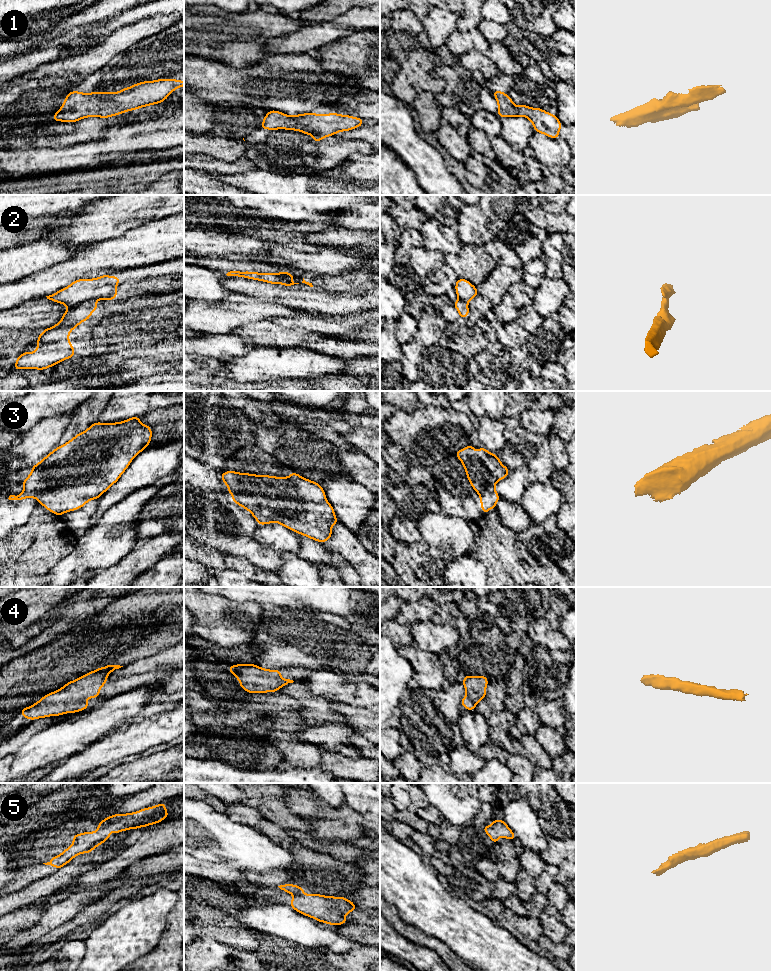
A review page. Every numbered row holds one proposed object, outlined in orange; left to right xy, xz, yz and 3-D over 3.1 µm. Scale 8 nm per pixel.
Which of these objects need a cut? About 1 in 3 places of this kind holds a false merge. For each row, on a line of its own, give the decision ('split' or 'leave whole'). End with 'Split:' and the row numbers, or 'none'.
1: leave whole
2: split
3: leave whole
4: leave whole
5: leave whole
Split: 2

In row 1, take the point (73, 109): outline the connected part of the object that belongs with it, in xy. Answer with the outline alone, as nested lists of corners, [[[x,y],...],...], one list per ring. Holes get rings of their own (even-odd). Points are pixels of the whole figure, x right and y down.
[[[158,79],[144,81],[119,92],[81,93],[71,91],[53,121],[77,122],[86,117],[108,118],[130,110],[159,104],[175,90],[184,86],[184,81]]]

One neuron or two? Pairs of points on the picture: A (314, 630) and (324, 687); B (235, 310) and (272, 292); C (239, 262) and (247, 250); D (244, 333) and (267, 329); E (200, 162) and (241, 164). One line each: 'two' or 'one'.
A: two
B: two
C: two
D: one
E: one

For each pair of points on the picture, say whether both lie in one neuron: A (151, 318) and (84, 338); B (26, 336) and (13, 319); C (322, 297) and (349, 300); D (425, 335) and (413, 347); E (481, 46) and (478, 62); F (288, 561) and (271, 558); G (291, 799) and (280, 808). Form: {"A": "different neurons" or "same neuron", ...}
{"A": "same neuron", "B": "different neurons", "C": "same neuron", "D": "different neurons", "E": "different neurons", "F": "different neurons", "G": "different neurons"}

